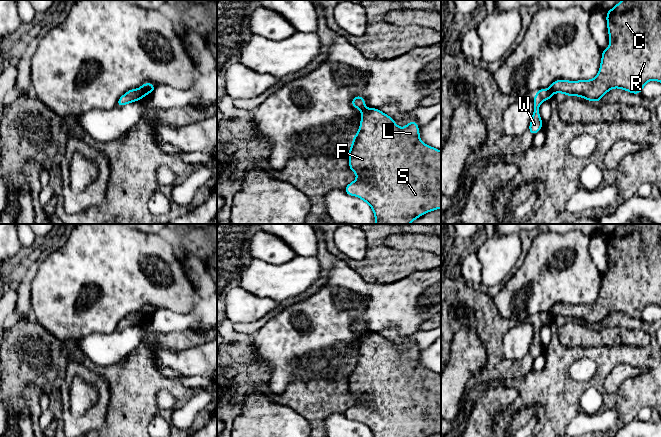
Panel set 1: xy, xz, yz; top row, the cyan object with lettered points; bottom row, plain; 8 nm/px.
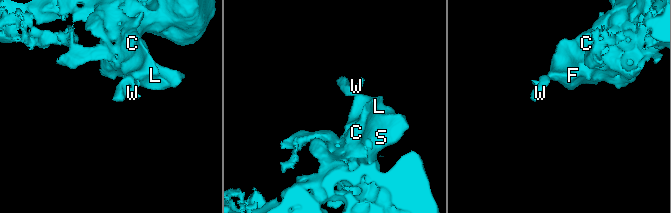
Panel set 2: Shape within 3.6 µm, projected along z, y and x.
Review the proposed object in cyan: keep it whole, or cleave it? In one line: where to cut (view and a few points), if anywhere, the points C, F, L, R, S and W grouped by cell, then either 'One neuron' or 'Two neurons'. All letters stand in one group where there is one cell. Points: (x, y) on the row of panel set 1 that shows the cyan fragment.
Split along xy (140, 87), (146, 93). Groups: C F L R S / W. Two neurons

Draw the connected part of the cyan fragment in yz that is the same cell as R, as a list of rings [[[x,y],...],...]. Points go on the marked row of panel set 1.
[[[622,0],[607,11],[606,21],[609,47],[601,50],[597,76],[590,80],[555,80],[550,85],[553,93],[598,102],[614,88],[640,94],[648,81],[661,83],[661,0]]]

